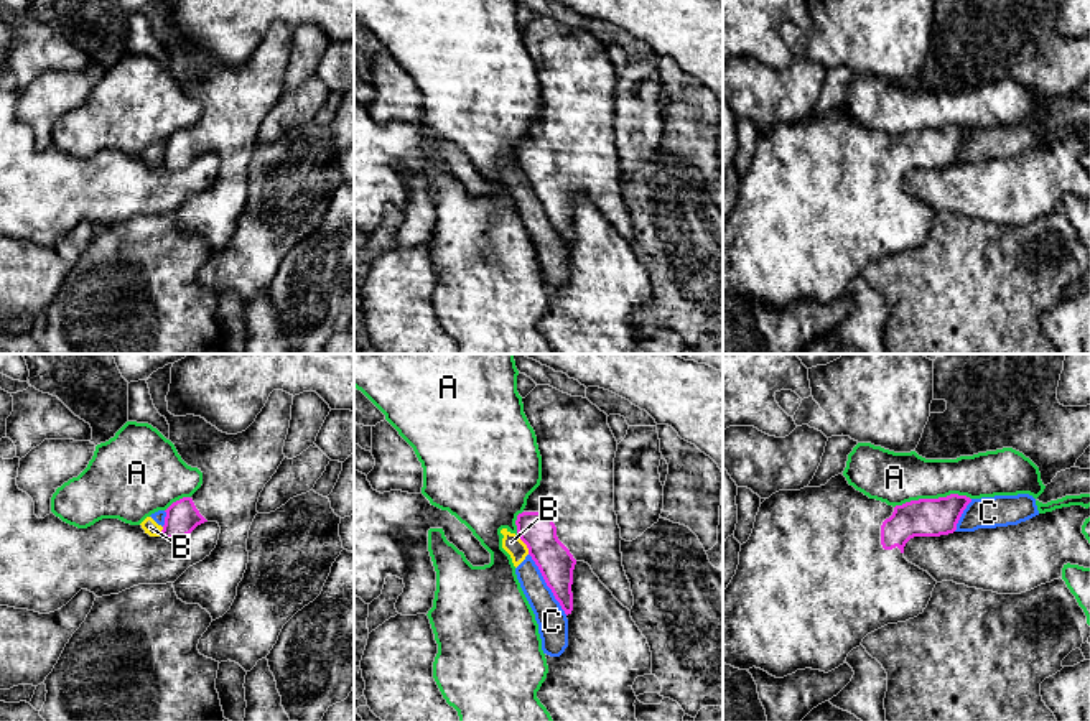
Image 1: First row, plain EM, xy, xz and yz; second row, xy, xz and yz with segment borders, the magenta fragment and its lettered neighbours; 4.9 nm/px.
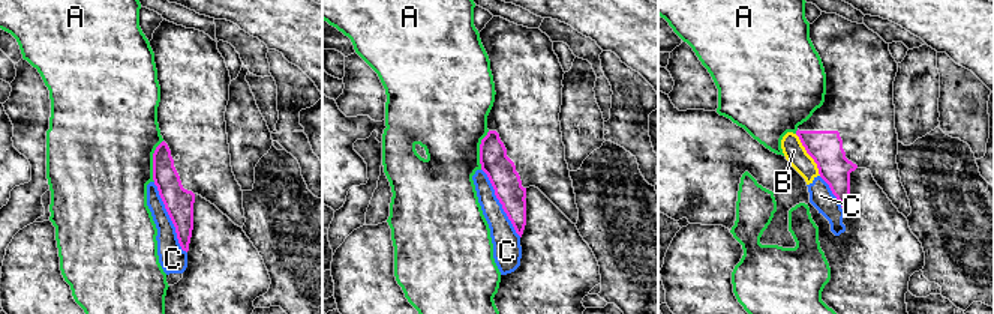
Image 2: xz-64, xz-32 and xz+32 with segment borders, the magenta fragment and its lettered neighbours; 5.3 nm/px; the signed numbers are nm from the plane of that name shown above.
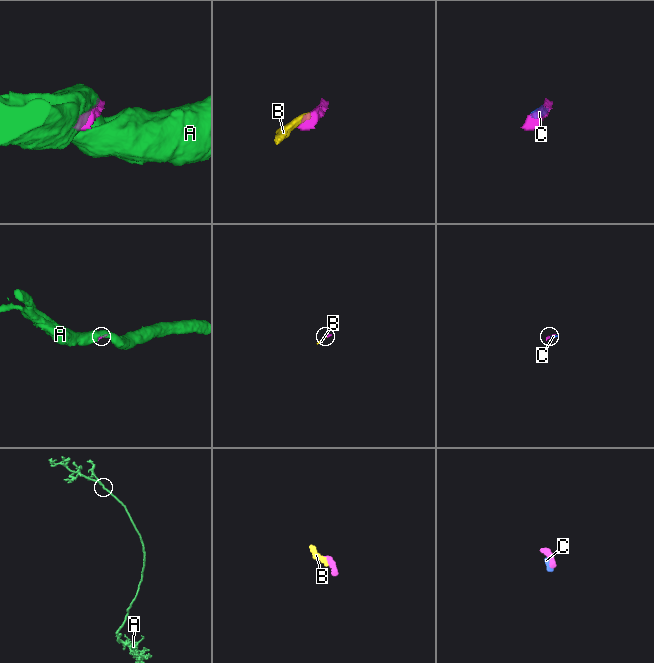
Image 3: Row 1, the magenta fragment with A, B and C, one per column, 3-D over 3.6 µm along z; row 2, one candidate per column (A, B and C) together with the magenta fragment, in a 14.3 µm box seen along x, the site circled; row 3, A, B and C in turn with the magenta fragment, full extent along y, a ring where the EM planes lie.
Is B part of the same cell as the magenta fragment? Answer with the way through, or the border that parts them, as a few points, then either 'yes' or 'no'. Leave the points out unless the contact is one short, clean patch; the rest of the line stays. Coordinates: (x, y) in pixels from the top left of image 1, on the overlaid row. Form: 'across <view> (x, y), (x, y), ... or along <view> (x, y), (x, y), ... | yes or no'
along xz (517, 534), (529, 553) | no

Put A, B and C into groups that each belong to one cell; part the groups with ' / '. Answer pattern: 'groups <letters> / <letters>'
groups A / B C

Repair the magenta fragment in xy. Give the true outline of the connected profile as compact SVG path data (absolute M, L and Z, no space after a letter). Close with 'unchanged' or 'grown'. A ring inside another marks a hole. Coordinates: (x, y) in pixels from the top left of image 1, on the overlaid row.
M171 367L158 369L147 384L155 408L170 425L170 441L188 466L203 472L203 486L165 510L161 537L178 540L204 522L219 523L219 540L211 555L173 583L178 599L199 604L216 621L237 596L249 563L247 538L259 514L260 492L285 459L293 395L273 390L245 431L227 435L201 416L168 412Z; grown

